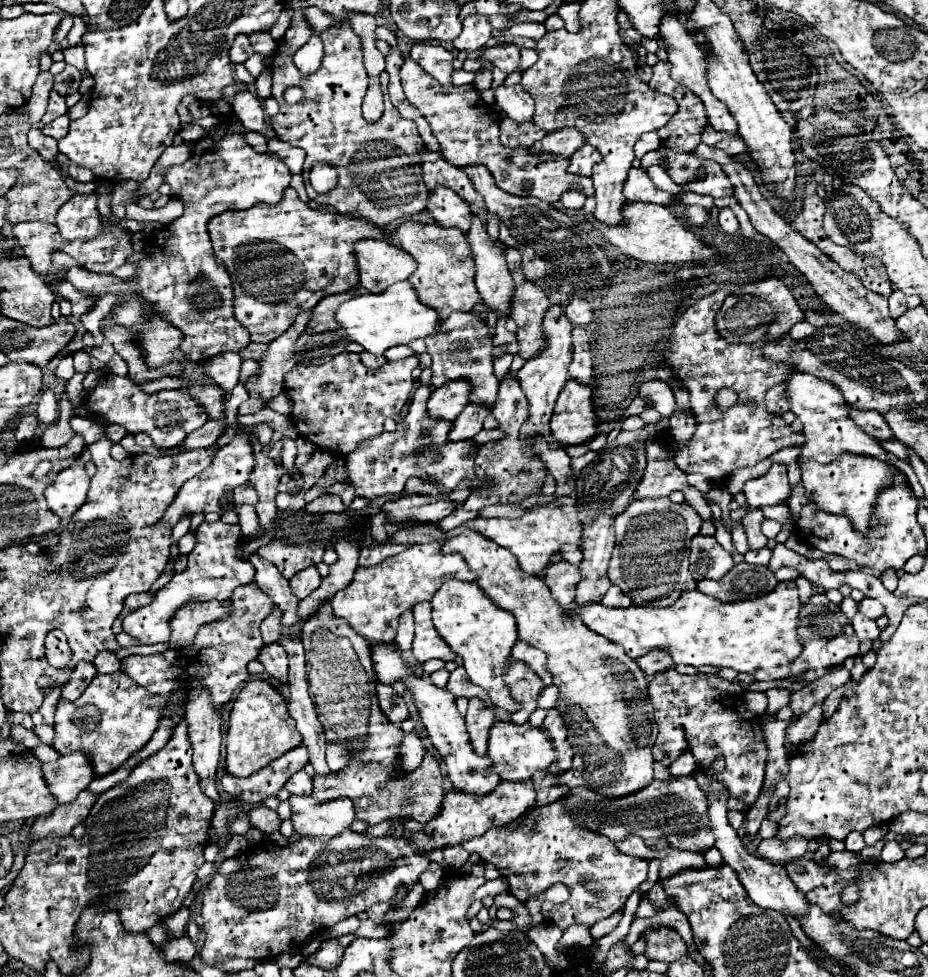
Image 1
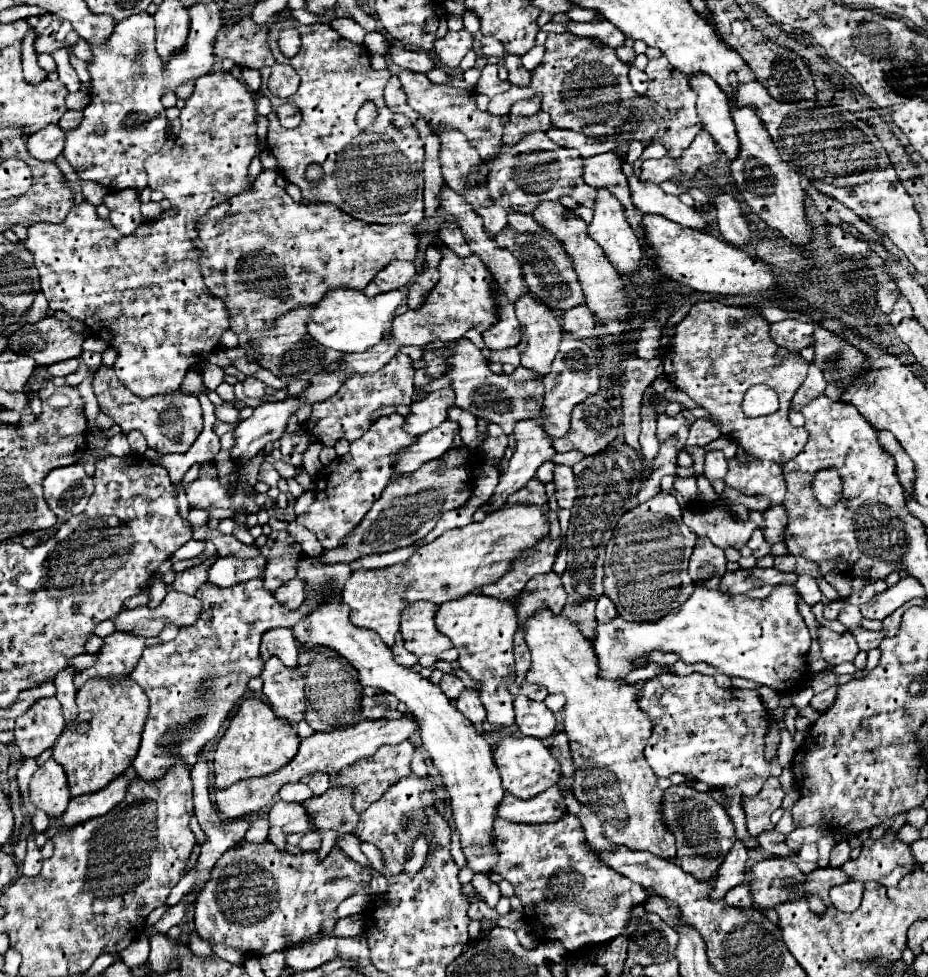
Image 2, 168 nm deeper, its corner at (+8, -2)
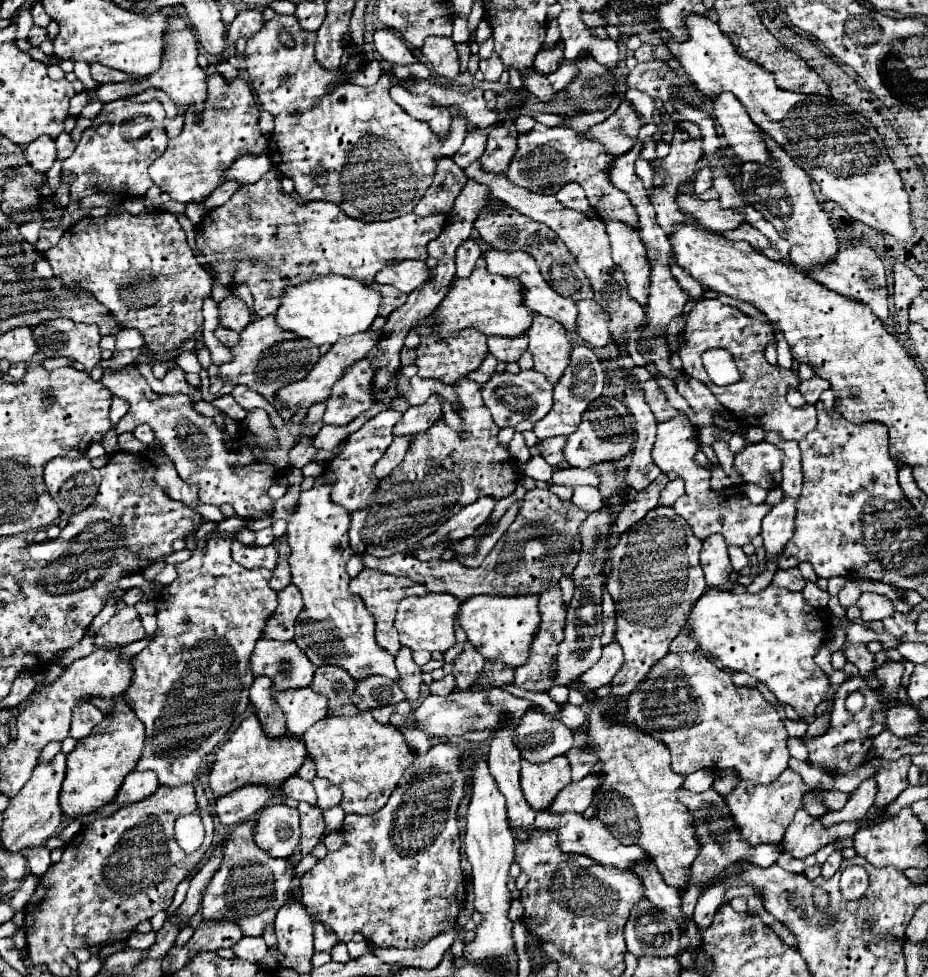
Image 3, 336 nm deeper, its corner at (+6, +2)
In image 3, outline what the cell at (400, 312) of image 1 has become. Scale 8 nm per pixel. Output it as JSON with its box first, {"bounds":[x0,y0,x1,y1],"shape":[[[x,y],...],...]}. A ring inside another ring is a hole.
{"bounds":[277,274,381,346],"shape":[[[329,274],[325,278],[287,288],[277,312],[277,322],[281,328],[295,332],[301,338],[309,338],[317,346],[335,344],[339,338],[369,330],[377,318],[381,300],[381,292],[373,290],[371,286],[347,276]]]}

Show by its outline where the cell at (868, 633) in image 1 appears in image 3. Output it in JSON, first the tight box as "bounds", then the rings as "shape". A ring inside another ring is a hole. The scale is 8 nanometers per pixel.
{"bounds":[839,580,861,608],"shape":[[[847,580],[845,588],[839,592],[839,602],[841,602],[843,608],[849,608],[849,606],[855,606],[857,604],[859,596],[861,596],[861,592],[859,592],[857,584],[853,580]]]}

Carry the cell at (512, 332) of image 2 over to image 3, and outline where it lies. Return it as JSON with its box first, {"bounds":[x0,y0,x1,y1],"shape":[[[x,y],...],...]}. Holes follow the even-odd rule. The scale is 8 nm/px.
{"bounds":[487,334,527,362],"shape":[[[527,334],[515,336],[515,338],[505,338],[505,336],[489,336],[487,338],[487,346],[489,352],[503,362],[511,362],[511,360],[519,360],[519,356],[527,350]]]}

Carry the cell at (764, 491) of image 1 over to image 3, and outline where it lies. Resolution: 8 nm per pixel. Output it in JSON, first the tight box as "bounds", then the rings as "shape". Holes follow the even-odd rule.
{"bounds":[733,440,783,490],"shape":[[[763,440],[757,444],[747,444],[741,452],[737,452],[733,468],[747,484],[771,490],[781,482],[781,462],[783,450]]]}

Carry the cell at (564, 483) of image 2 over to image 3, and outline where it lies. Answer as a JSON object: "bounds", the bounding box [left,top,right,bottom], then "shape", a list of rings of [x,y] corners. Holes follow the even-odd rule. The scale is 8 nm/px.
{"bounds":[571,486,609,512],"shape":[[[575,486],[571,502],[585,512],[593,512],[593,510],[601,510],[609,506],[609,502],[605,502],[605,498],[593,486]]]}

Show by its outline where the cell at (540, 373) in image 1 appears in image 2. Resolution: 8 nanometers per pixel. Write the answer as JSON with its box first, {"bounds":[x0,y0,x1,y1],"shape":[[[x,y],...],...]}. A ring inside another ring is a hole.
{"bounds":[473,416,555,522],"shape":[[[541,416],[539,418],[531,418],[531,420],[523,420],[523,422],[517,422],[515,426],[515,440],[517,440],[517,450],[513,454],[513,458],[507,462],[505,470],[501,472],[501,480],[493,492],[493,496],[489,498],[487,502],[487,508],[479,508],[475,514],[473,514],[473,522],[481,522],[481,518],[485,518],[487,512],[493,512],[493,510],[499,510],[505,502],[507,502],[507,496],[521,490],[537,472],[537,468],[545,462],[545,460],[551,460],[555,456],[555,450],[551,446],[551,440],[549,436],[545,434],[545,430],[541,430]]]}

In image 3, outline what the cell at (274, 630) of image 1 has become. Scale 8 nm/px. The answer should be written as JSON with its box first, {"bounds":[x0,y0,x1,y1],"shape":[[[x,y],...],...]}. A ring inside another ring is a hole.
{"bounds":[251,636,315,690],"shape":[[[263,636],[251,654],[251,670],[255,676],[269,676],[275,688],[287,690],[309,686],[315,666],[293,640],[281,642]]]}

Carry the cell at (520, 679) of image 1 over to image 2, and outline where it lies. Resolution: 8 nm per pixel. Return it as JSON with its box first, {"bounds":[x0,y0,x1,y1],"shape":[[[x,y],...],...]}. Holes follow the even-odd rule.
{"bounds":[513,696,557,738],"shape":[[[517,696],[513,704],[515,704],[515,722],[523,736],[549,738],[557,732],[555,714],[543,702],[529,700],[527,696]]]}

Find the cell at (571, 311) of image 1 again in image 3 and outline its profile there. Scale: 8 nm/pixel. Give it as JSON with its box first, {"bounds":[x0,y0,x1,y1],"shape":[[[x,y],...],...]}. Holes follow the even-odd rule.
{"bounds":[577,300,609,348],"shape":[[[595,300],[577,302],[577,310],[577,334],[595,348],[609,344],[607,312]]]}

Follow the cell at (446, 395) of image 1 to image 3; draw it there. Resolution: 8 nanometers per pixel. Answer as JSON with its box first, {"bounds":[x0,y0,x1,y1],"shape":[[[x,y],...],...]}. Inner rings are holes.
{"bounds":[395,394,443,436],"shape":[[[433,394],[425,404],[419,406],[409,406],[409,410],[403,414],[403,418],[395,424],[395,436],[405,436],[405,434],[419,434],[423,430],[429,430],[435,422],[443,418],[441,410],[443,396]]]}

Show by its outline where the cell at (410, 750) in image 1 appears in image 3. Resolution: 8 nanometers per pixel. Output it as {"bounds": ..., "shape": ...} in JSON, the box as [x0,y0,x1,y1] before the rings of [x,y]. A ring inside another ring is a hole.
{"bounds":[303,712,415,814],"shape":[[[359,712],[353,718],[337,718],[337,716],[323,718],[315,726],[311,726],[311,730],[303,734],[303,742],[307,746],[307,754],[313,758],[317,766],[317,776],[327,778],[331,784],[341,788],[343,792],[341,808],[347,814],[349,812],[351,814],[373,814],[375,810],[379,810],[379,806],[383,806],[383,802],[387,802],[387,798],[391,796],[391,790],[399,784],[399,778],[407,772],[407,768],[415,760],[411,748],[405,742],[403,732],[391,724],[383,726],[375,722],[371,712]]]}

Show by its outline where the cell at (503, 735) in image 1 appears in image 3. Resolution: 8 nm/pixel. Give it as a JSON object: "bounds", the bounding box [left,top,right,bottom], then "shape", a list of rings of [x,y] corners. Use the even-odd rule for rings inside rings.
{"bounds":[521,756,571,810],"shape":[[[555,756],[543,764],[521,758],[521,790],[535,810],[545,810],[567,782],[571,782],[571,770],[565,756]]]}

